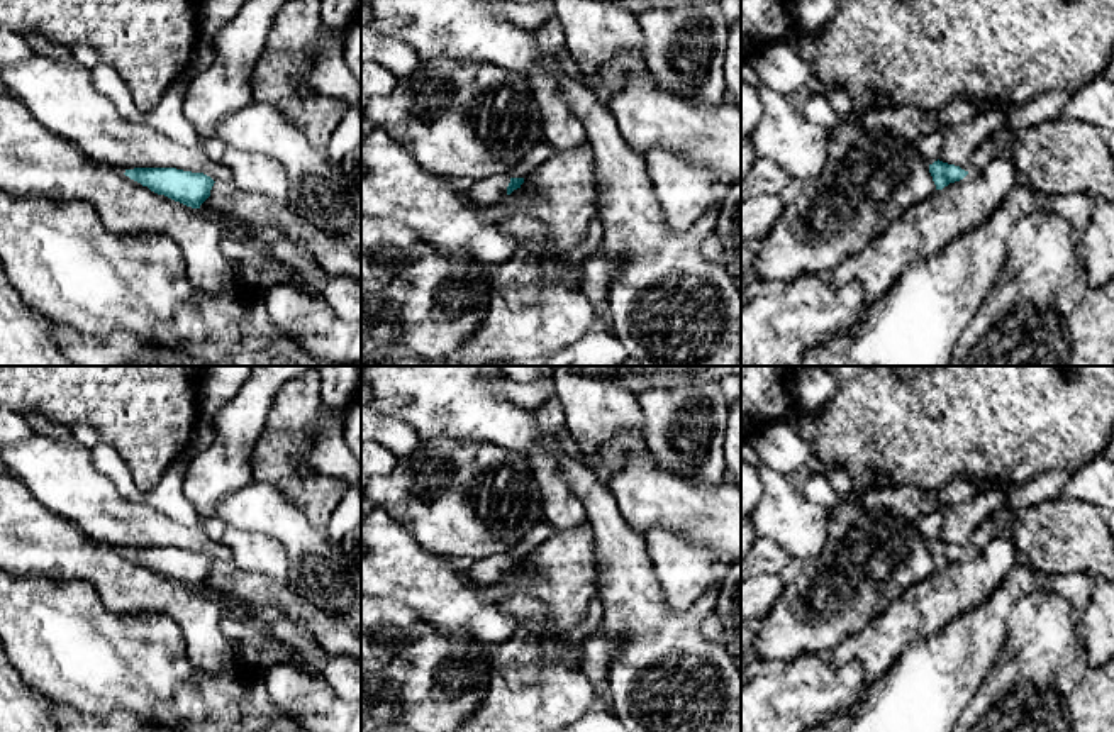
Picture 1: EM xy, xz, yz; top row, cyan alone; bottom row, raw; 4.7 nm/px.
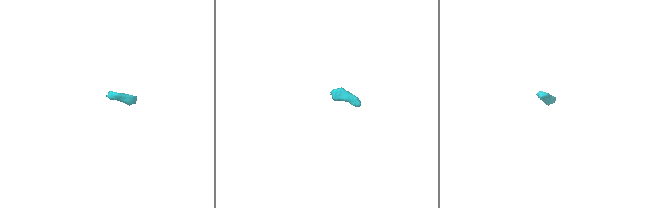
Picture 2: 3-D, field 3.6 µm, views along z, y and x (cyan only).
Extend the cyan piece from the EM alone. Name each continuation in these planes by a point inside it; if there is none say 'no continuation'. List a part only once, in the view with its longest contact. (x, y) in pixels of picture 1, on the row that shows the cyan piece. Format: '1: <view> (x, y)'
1: xz (489, 190)

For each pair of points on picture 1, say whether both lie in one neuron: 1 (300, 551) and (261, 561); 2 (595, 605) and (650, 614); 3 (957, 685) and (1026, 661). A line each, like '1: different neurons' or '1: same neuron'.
1: different neurons
2: different neurons
3: different neurons

